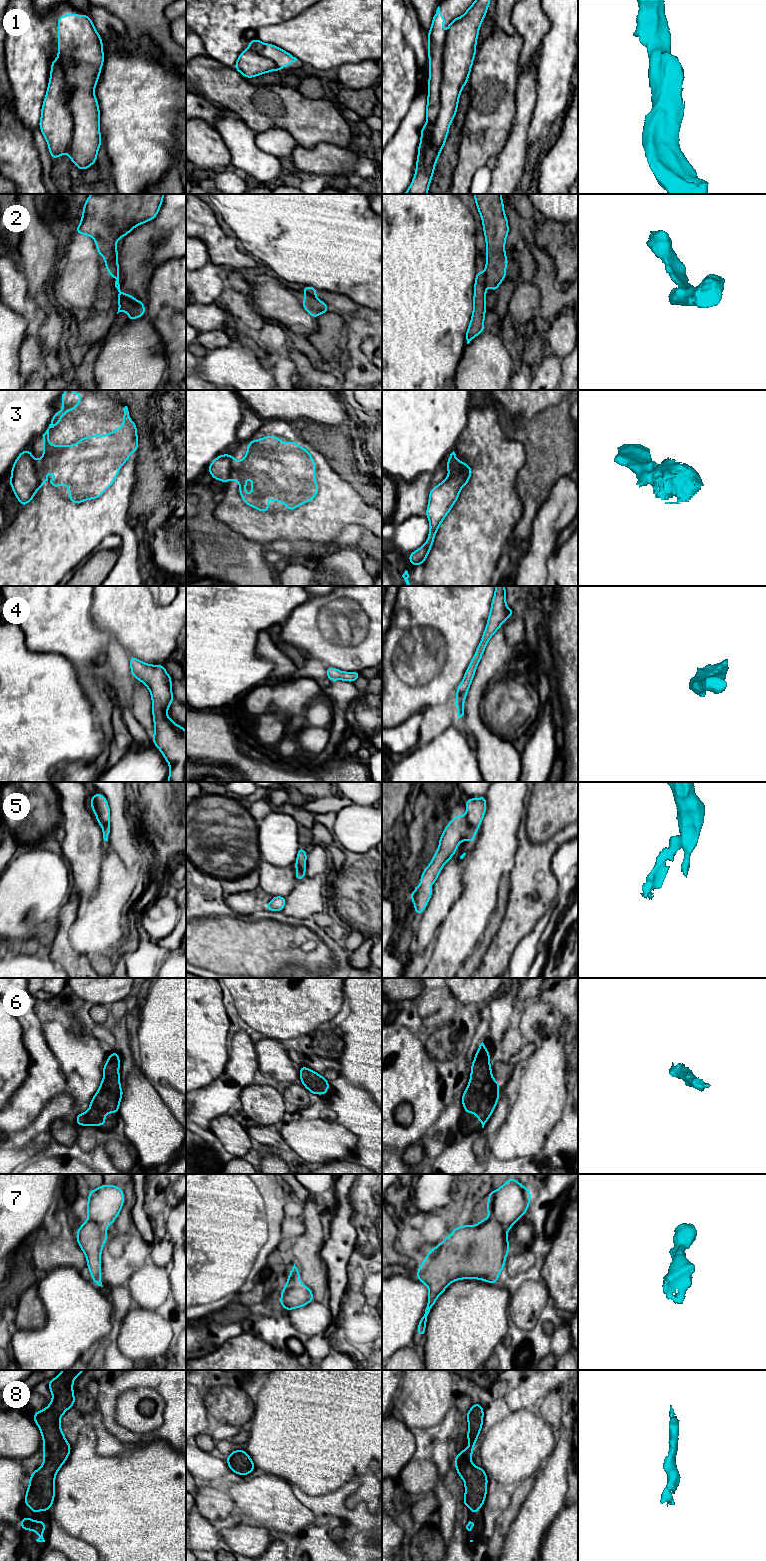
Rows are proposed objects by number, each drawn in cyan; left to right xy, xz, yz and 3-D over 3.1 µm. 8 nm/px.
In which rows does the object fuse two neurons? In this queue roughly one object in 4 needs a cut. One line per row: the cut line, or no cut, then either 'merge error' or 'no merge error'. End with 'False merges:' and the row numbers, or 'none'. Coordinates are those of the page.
1: cut in yz along (446, 34), (442, 56), (440, 109), (436, 120), (430, 125); merge error
2: cut in yz along (484, 273), (486, 281); merge error
3: cut in xy along (33, 460), (39, 487); merge error
4: no cut; no merge error
5: no cut; no merge error
6: no cut; no merge error
7: no cut; no merge error
8: no cut; no merge error
False merges: 1, 2, 3

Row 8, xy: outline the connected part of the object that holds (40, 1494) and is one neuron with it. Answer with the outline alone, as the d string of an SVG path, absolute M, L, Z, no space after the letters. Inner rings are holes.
M63 1370L57 1377L50 1380L48 1386L53 1395L53 1399L46 1409L35 1412L33 1415L33 1420L39 1427L44 1442L42 1453L44 1462L42 1466L30 1476L24 1503L36 1514L41 1509L44 1509L47 1514L48 1509L51 1508L55 1497L55 1475L67 1460L72 1447L65 1439L61 1430L60 1418L74 1405L76 1400L73 1393L73 1380L83 1372L84 1370L73 1370L72 1372L70 1370Z

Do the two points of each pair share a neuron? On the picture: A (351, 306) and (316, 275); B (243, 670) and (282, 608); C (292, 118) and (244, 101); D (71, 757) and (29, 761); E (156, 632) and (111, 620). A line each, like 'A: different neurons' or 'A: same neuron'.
A: different neurons
B: same neuron
C: same neuron
D: same neuron
E: same neuron

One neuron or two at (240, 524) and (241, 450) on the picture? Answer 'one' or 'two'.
one

